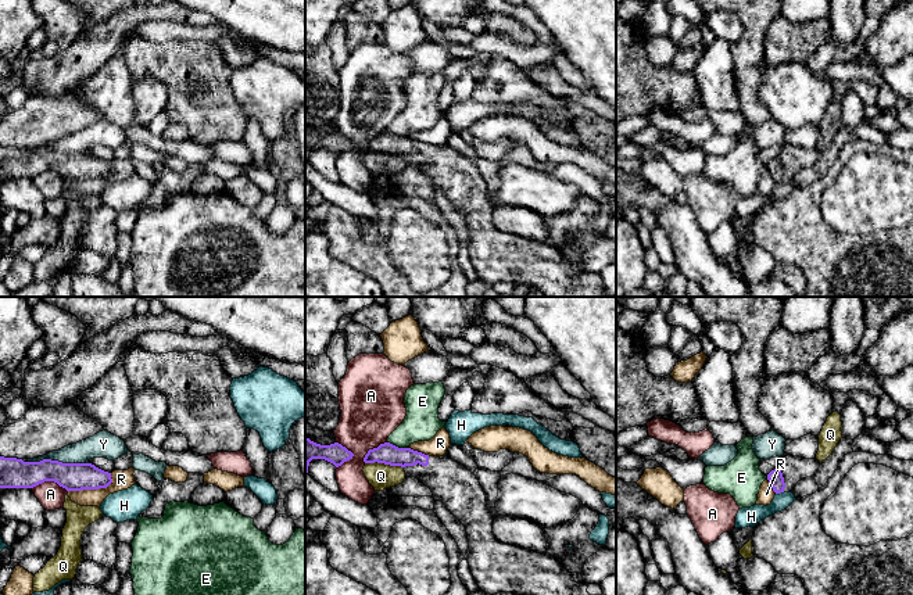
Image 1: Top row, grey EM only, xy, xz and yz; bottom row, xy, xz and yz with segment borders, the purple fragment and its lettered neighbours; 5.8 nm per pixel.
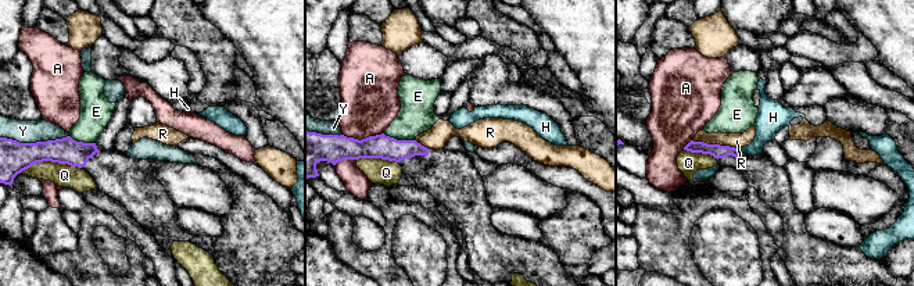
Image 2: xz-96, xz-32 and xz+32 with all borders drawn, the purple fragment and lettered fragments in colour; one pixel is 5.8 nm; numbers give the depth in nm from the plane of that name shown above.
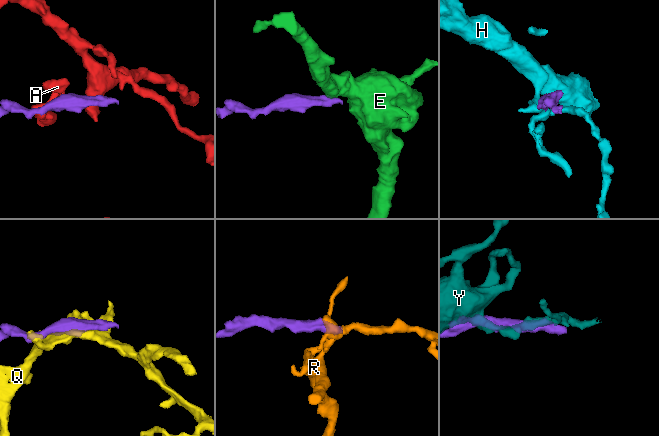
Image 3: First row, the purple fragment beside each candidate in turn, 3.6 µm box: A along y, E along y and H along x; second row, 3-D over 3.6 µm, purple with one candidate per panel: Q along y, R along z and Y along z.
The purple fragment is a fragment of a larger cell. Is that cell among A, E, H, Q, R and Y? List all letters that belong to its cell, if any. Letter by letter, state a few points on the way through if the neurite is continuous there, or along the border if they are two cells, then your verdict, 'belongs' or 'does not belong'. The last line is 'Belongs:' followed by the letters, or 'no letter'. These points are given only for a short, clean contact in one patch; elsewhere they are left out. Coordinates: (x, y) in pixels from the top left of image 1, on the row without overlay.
A: border xy (32, 176), (45, 171), (56, 171), (67, 180); does not belong
E: border xz (387, 131), (407, 138); does not belong
H: border yz (783, 180), (776, 183); does not belong
Q: does not belong
R: border xy (111, 162), (111, 171), (106, 176), (68, 180); does not belong
Y: does not belong
Belongs: no letter

